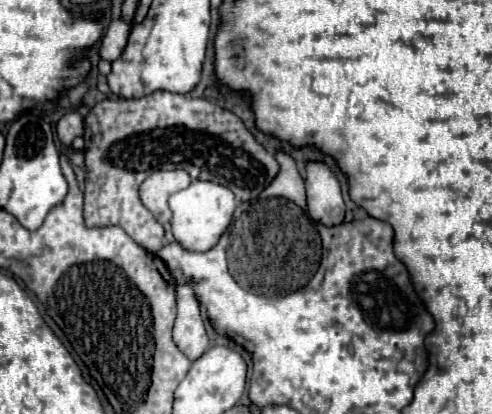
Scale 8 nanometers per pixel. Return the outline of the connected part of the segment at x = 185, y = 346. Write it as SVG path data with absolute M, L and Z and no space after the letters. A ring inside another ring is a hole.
M176 287L178 317L174 323L174 343L190 359L198 359L208 349L208 335L200 317L200 305L194 299L192 287Z

